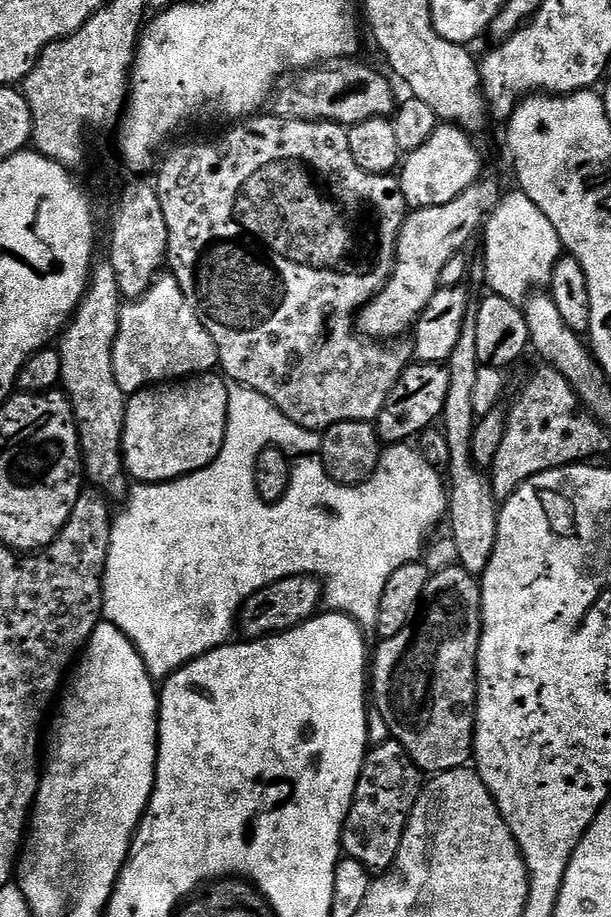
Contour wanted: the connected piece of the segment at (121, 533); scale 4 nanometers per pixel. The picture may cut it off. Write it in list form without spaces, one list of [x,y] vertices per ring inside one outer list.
[[[228,380],[227,386],[228,425],[224,435],[224,445],[216,455],[216,461],[213,464],[206,465],[202,470],[190,473],[189,476],[181,476],[179,480],[170,480],[162,484],[137,483],[136,489],[133,487],[127,493],[126,499],[123,501],[123,503],[125,502],[124,509],[121,512],[119,509],[115,513],[112,522],[110,550],[108,551],[106,570],[104,571],[103,619],[109,624],[118,626],[118,630],[122,630],[122,634],[126,634],[126,638],[130,638],[130,642],[138,650],[141,658],[144,659],[144,665],[148,667],[148,673],[152,675],[153,681],[156,682],[167,680],[172,673],[177,672],[190,661],[196,660],[203,652],[209,652],[220,647],[221,644],[229,643],[231,636],[228,635],[231,634],[232,628],[234,632],[234,625],[237,623],[240,608],[244,605],[244,602],[249,600],[258,590],[262,590],[287,576],[320,577],[321,581],[326,582],[327,607],[331,611],[342,612],[355,620],[365,633],[375,633],[378,626],[378,606],[382,602],[382,590],[386,590],[386,582],[390,582],[390,574],[394,574],[394,570],[398,570],[398,566],[411,564],[421,559],[426,541],[429,539],[428,531],[443,516],[445,519],[450,508],[450,492],[446,487],[446,480],[441,469],[430,466],[430,462],[426,462],[426,458],[422,458],[420,451],[407,443],[385,447],[381,451],[380,465],[376,467],[376,473],[365,484],[359,486],[339,484],[331,480],[330,477],[320,474],[317,475],[318,478],[313,484],[306,485],[304,489],[299,488],[299,483],[293,482],[282,499],[277,500],[274,504],[268,504],[256,492],[254,470],[256,469],[258,454],[262,454],[262,450],[271,447],[285,450],[293,450],[292,448],[312,448],[312,450],[316,450],[320,447],[321,433],[306,430],[302,426],[298,426],[298,422],[290,422],[290,418],[286,418],[286,414],[282,414],[282,410],[278,410],[269,400],[262,398],[262,394],[258,394],[233,380]]]

